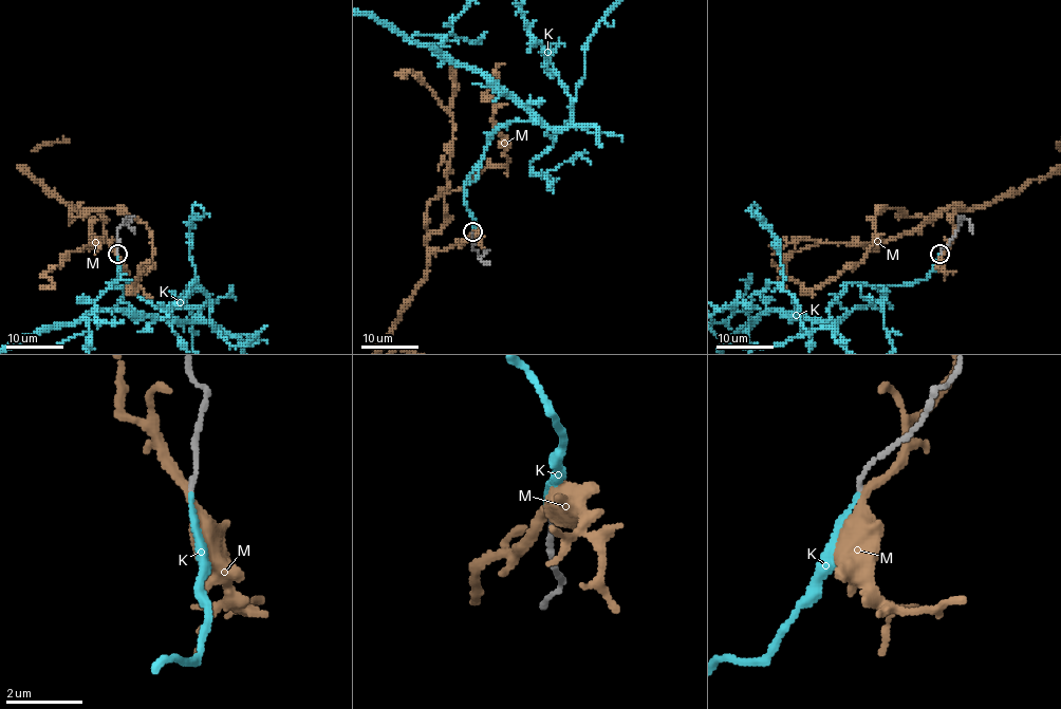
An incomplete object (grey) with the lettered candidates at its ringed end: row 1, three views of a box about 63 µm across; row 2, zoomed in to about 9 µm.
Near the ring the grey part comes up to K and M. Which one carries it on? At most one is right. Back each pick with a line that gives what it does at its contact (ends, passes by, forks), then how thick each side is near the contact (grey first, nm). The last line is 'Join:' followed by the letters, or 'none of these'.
K: it ends | 100/120 nm
Join: K

